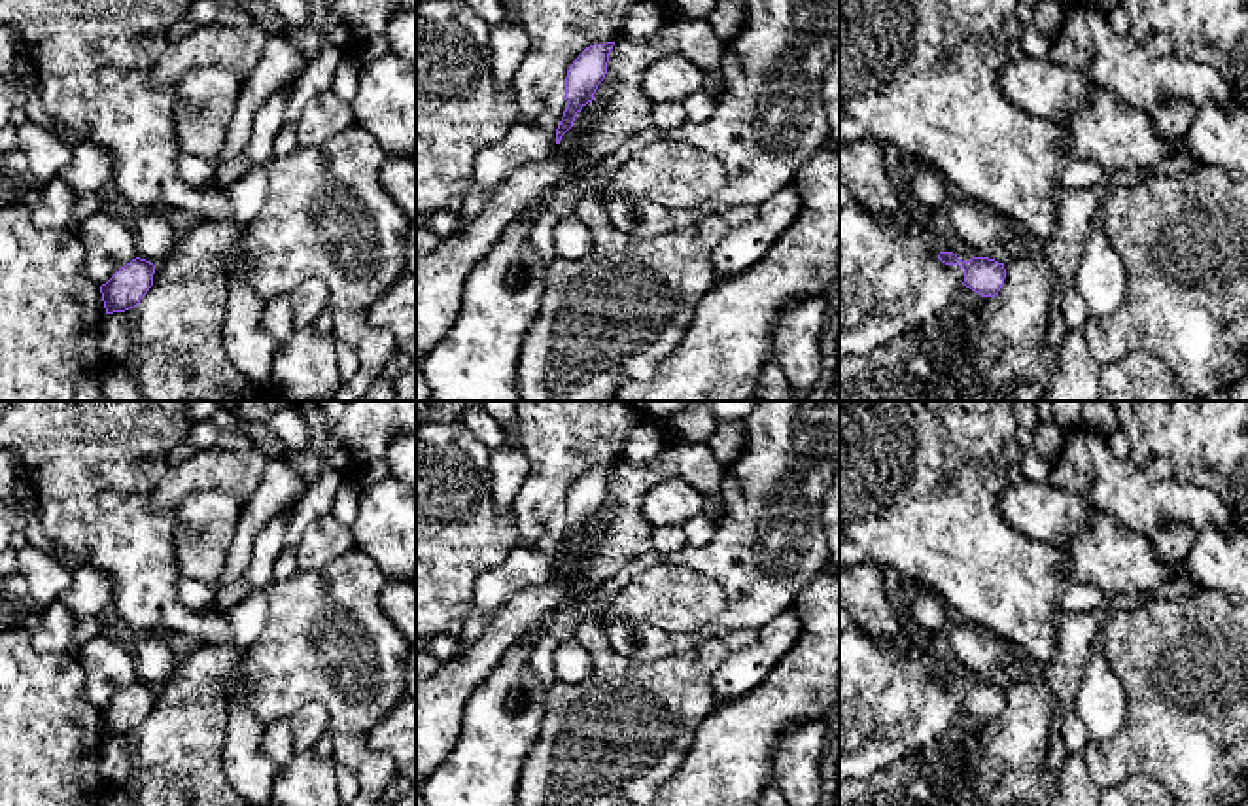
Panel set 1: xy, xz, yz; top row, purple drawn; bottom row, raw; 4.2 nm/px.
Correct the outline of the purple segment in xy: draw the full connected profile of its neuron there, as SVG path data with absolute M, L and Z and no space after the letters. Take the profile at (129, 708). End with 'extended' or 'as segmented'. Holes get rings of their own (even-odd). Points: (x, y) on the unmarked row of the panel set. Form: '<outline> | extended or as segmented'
M132 683L100 710L106 738L134 732L153 710L155 689L146 683Z | as segmented

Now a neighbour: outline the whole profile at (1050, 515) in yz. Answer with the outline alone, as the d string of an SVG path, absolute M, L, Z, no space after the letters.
M1049 482L1008 484L998 498L1002 517L1036 541L1065 547L1101 515L1078 494Z

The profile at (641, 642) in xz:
M616 617L605 619L605 630L613 649L635 662L654 662L658 658L683 653L703 638L703 634L664 632L647 622Z

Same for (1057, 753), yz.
M1053 719L1049 732L1048 732L1048 740L1049 740L1049 753L1048 753L1049 772L1046 774L1042 781L1042 791L1049 789L1051 781L1061 774L1061 768L1066 757L1070 755L1063 742L1059 719Z

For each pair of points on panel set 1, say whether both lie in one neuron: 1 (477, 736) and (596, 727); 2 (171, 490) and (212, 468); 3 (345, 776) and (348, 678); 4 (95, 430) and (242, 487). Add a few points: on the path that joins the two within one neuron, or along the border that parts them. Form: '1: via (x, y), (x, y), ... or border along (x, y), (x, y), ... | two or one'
1: border along (547, 689), (539, 735), (520, 774) | two
2: via (180, 481), (203, 470) | one
3: border along (333, 759), (345, 765), (360, 786) | two
4: border along (171, 466), (152, 490), (154, 508) | two

